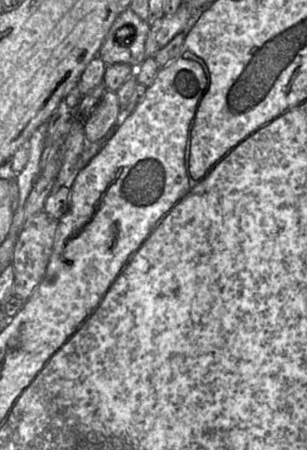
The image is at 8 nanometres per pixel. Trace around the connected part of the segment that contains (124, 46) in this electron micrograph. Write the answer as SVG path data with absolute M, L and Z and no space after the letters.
M130 8L121 12L110 27L98 56L106 64L125 63L134 70L145 60L145 43L151 26Z

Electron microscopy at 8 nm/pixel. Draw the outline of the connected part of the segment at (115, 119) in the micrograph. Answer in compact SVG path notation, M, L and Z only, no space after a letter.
M106 90L97 107L84 122L88 143L96 143L112 133L121 119L121 110L115 92Z

